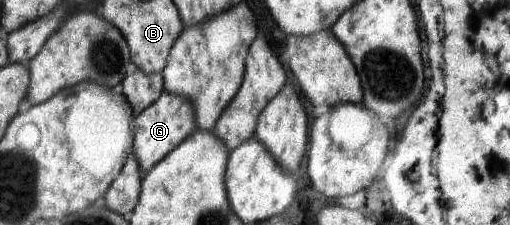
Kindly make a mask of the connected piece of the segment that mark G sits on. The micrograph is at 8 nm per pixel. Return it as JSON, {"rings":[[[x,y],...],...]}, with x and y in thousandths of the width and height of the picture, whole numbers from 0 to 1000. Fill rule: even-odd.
{"rings":[[[325,409],[265,516],[265,618],[261,622],[261,680],[271,716],[278,773],[286,773],[308,733],[329,680],[335,680],[376,582],[386,569],[382,547],[382,489],[363,431],[335,422]]]}

